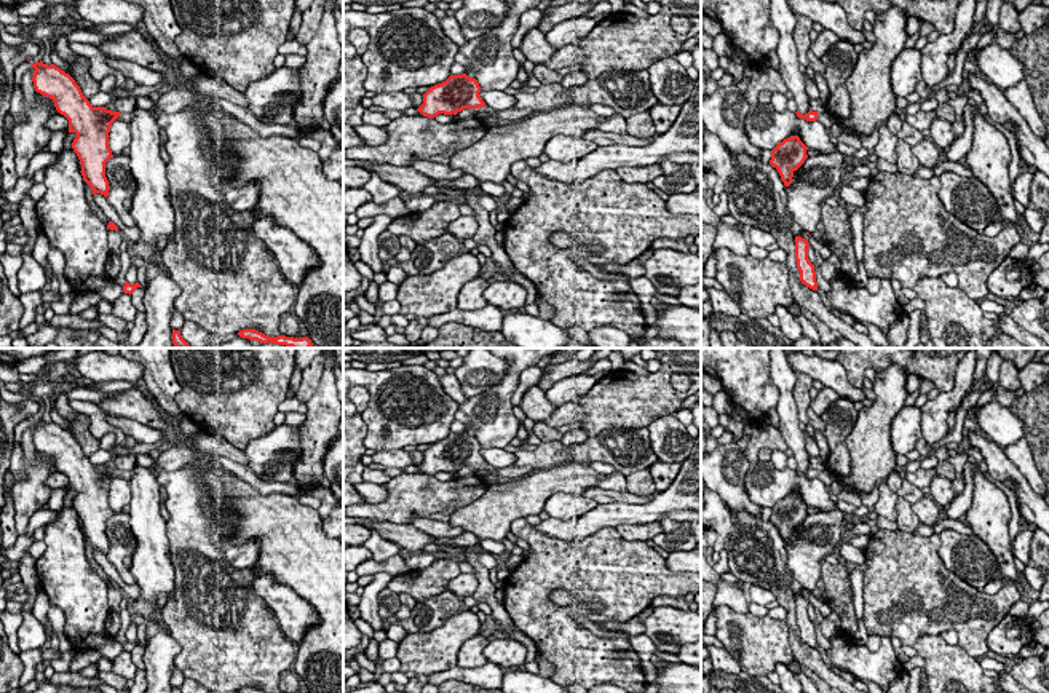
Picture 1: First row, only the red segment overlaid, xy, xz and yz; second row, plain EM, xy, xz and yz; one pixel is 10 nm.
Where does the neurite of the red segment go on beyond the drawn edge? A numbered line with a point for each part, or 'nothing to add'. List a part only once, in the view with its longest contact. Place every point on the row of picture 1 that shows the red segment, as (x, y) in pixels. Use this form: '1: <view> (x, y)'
1: xz (511, 115)

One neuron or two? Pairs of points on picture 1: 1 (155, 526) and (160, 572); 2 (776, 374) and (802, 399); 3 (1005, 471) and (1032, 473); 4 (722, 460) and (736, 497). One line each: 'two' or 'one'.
1: one
2: two
3: two
4: one

